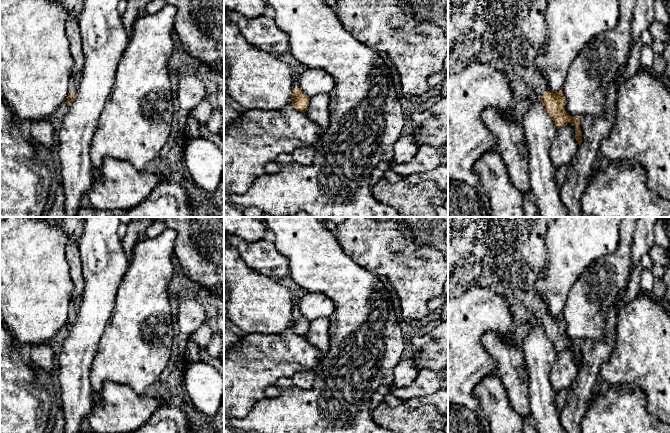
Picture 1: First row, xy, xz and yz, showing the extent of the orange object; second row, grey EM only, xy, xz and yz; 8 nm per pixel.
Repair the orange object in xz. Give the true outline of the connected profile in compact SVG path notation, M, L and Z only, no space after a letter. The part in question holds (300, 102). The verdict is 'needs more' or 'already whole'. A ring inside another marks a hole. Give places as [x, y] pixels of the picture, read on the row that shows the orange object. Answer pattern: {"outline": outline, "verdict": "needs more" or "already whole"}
{"outline": "M298 80L292 81L292 97L292 107L297 111L305 112L309 106L310 97L300 89Z", "verdict": "needs more"}

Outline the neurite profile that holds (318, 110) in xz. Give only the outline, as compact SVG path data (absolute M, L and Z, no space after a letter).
M327 94L310 97L309 106L305 114L317 123L323 130L330 123L330 98Z

